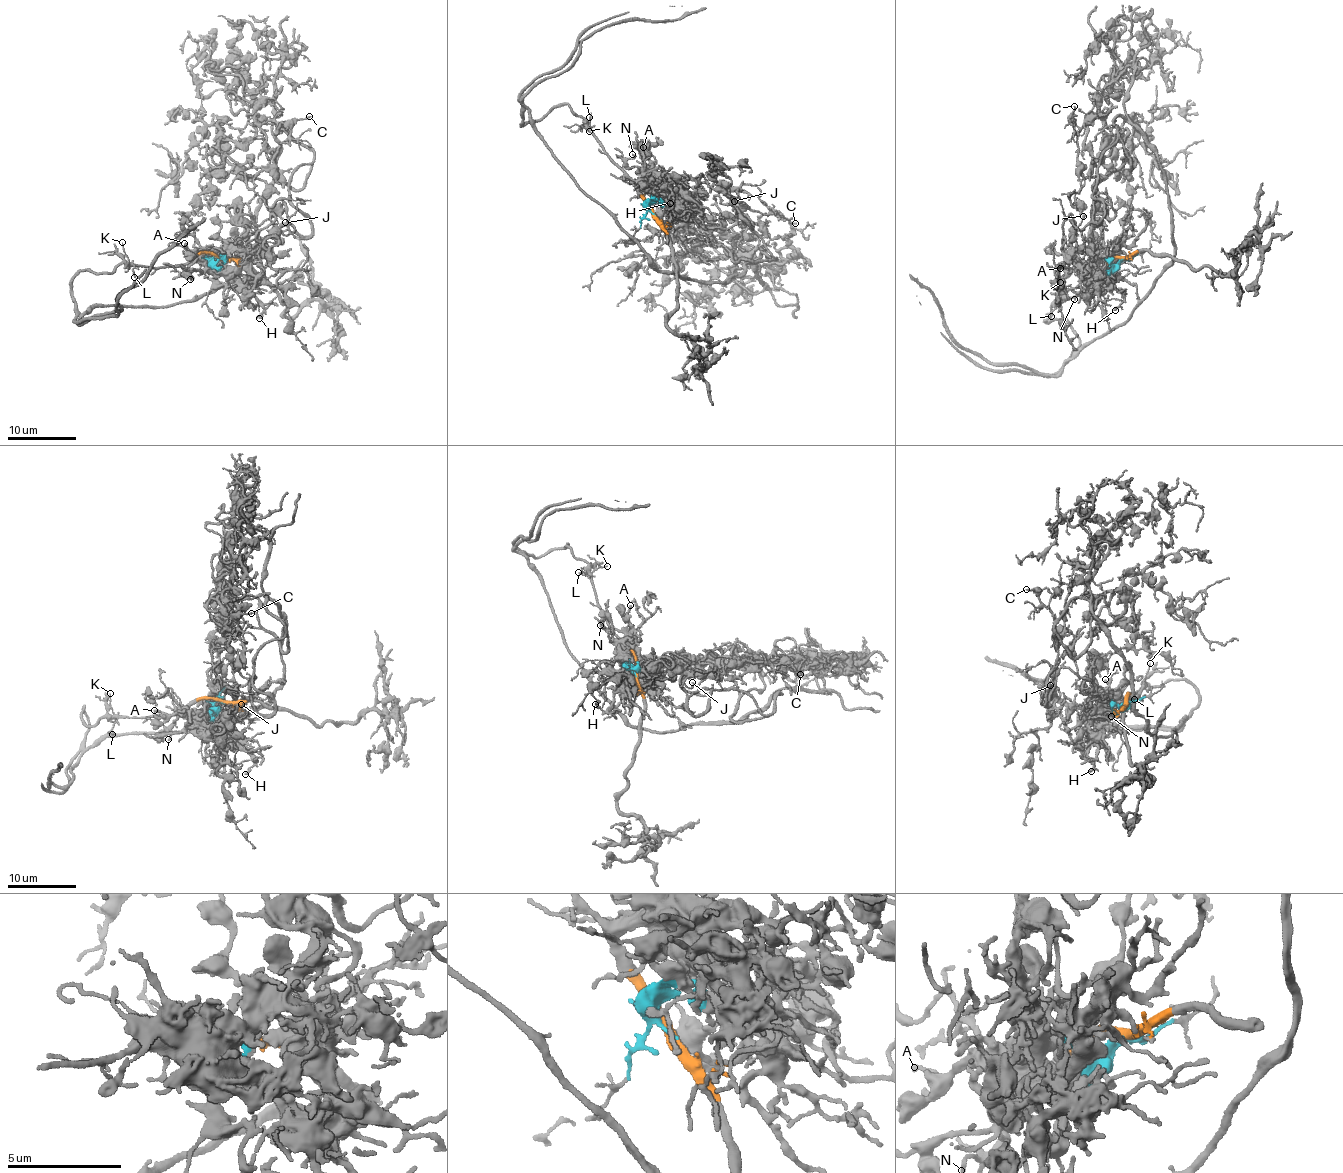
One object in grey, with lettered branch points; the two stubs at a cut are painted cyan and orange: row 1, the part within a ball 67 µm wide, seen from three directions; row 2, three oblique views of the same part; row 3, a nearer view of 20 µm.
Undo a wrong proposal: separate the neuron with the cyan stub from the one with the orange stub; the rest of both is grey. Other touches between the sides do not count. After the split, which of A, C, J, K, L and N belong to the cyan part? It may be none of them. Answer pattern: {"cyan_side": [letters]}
{"cyan_side": ["C", "J"]}

